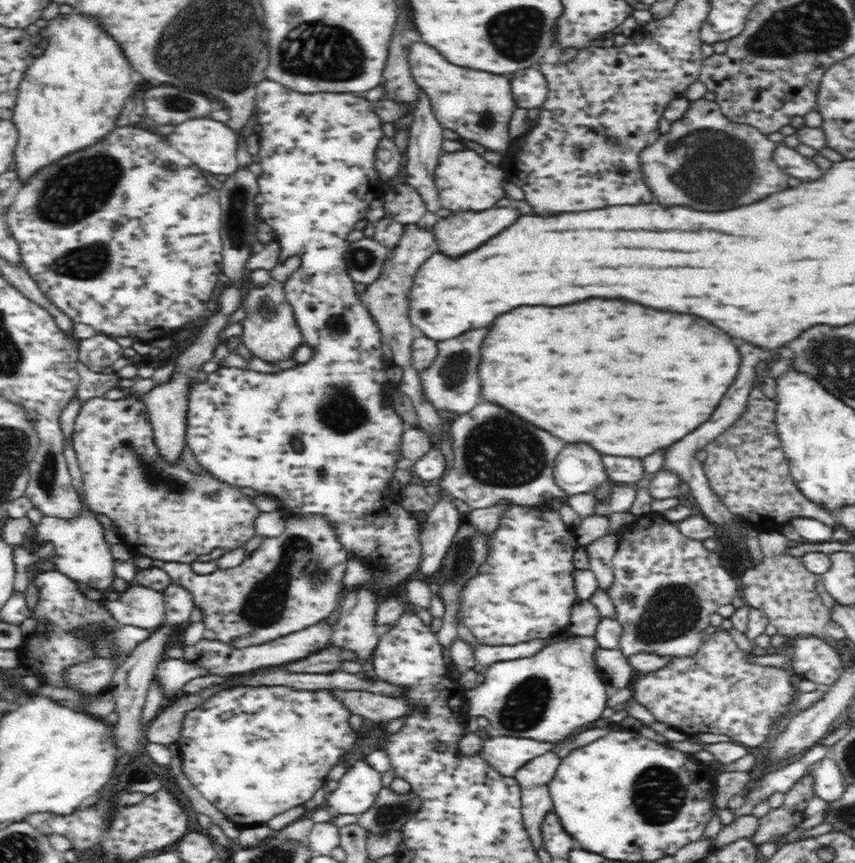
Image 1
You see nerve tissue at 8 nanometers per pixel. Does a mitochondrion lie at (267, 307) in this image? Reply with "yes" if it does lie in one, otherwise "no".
yes

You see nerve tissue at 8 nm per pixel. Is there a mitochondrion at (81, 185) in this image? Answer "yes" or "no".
yes

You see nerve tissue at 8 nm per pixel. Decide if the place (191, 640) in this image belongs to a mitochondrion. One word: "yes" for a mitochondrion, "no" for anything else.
no

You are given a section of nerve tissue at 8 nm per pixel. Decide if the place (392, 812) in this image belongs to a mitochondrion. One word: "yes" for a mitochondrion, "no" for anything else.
yes

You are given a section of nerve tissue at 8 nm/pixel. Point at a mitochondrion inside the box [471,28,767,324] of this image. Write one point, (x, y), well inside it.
(730, 164)

